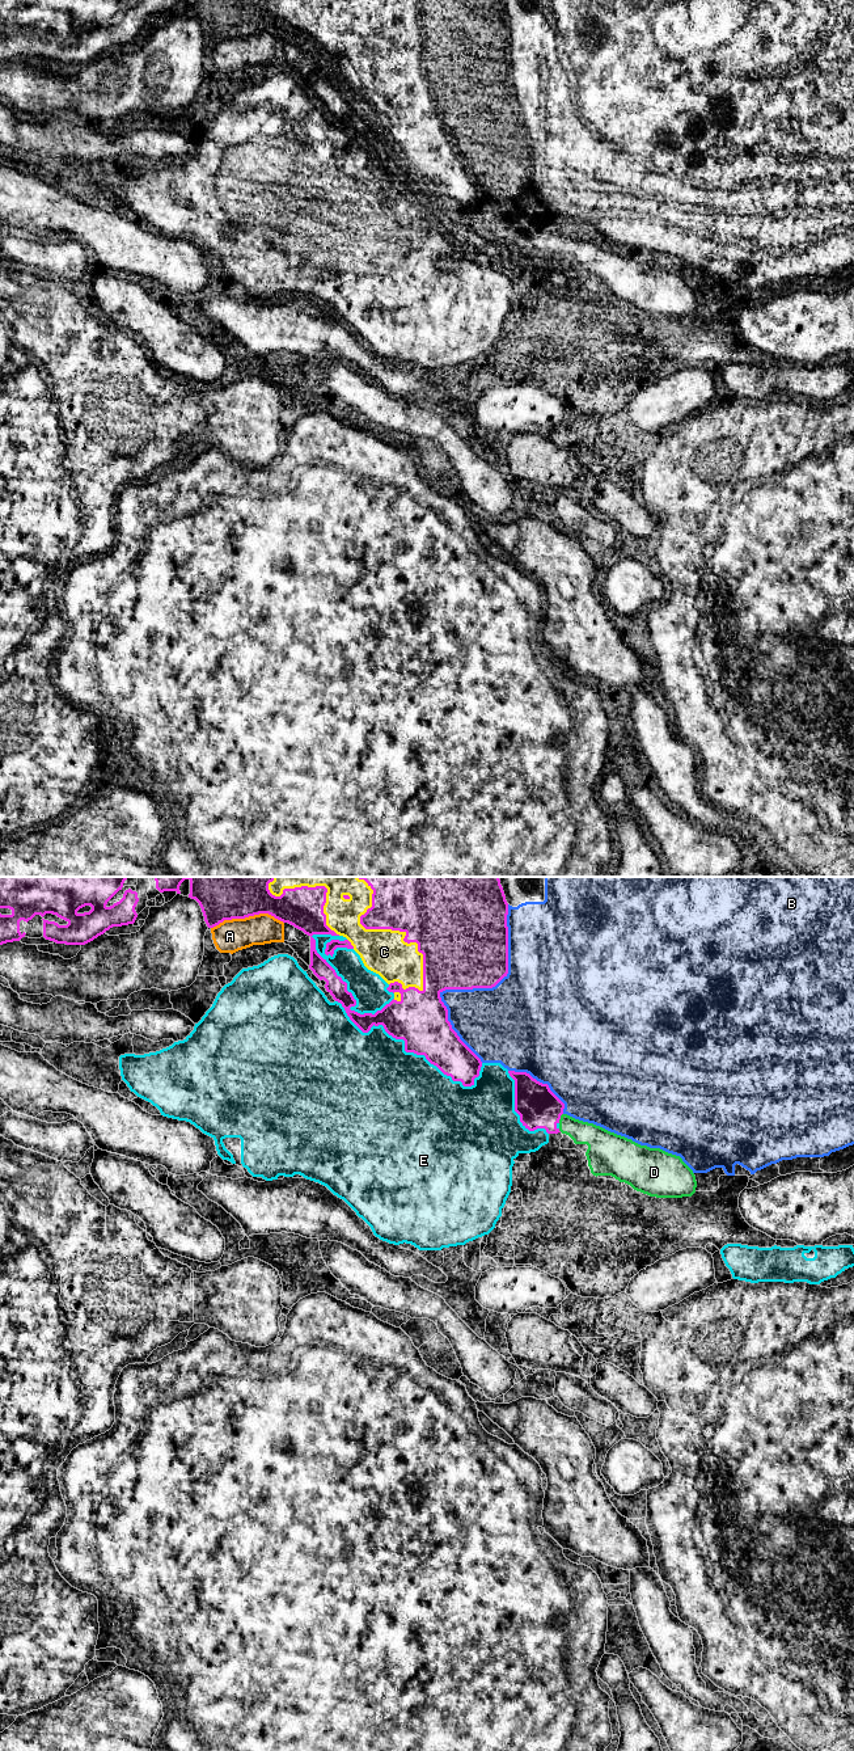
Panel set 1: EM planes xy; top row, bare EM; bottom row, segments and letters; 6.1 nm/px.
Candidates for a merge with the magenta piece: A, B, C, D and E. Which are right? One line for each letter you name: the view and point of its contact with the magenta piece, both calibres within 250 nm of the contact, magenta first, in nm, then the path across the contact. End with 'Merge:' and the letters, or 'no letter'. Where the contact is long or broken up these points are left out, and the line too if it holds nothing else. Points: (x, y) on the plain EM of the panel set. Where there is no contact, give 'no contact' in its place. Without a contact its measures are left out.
D: xy (559, 237) | 260/140 nm | across xy (538, 227), (559, 237), (582, 252)
Merge: D

